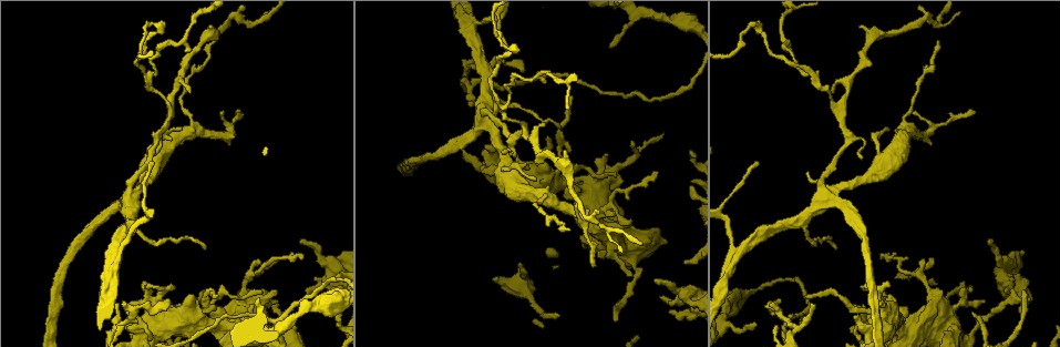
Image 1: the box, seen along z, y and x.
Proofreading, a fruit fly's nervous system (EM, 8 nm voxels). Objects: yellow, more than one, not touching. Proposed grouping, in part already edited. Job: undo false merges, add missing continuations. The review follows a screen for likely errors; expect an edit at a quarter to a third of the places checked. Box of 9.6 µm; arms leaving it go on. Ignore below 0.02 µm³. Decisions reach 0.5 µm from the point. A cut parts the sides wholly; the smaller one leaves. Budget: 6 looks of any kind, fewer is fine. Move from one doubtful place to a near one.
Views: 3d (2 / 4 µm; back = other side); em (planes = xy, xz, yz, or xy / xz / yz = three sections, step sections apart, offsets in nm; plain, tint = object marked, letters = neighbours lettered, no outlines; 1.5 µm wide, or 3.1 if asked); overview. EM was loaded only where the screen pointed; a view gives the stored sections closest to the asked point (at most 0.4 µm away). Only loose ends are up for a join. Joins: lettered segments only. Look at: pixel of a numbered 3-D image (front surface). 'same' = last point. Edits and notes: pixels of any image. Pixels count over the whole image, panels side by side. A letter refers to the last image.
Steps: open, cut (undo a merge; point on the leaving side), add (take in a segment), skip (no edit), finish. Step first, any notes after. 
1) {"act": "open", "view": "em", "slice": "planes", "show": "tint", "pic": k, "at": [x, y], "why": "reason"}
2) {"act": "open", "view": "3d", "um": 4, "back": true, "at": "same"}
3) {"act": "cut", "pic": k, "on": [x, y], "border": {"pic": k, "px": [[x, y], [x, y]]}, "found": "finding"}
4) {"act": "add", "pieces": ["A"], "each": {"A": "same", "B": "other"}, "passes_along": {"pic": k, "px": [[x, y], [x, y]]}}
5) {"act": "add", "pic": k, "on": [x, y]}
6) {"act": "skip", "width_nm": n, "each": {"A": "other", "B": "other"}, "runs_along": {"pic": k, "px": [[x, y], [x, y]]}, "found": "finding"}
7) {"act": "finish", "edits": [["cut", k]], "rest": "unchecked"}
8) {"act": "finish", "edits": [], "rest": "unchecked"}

{"act": "open", "view": "em", "slice": "xz", "step": 8, "show": "letters", "pic": 1, "at": [241, 112], "why": "an open end"}

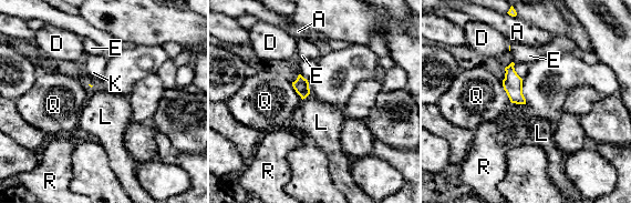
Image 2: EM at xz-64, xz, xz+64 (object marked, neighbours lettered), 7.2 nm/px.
{"act": "skip", "each": {"A": "other", "D": "other", "E": "other", "K": "other", "L": "other", "Q": "other", "R": "other"}, "border": {"pic": 2, "px": [[309, 93], [302, 100]]}, "found": "no lettered segment goes on from it"}

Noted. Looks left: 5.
{"act": "open", "view": "3d", "um": 4, "pic": 1, "at": [204, 248], "why": "tapers out"}

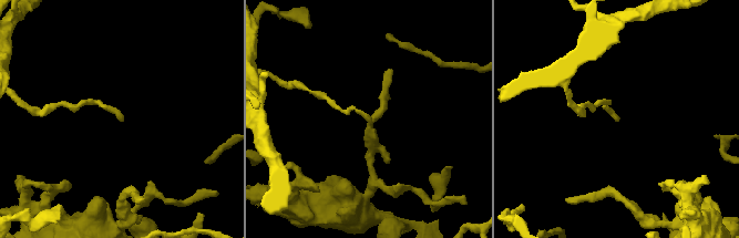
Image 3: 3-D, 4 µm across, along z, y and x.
{"act": "open", "view": "em", "slice": "planes", "show": "letters", "pic": 3, "at": [123, 120]}

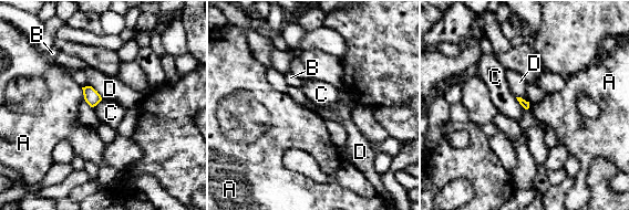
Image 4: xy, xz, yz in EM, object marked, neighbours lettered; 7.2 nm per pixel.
{"act": "skip", "each": {"A": "other", "B": "other", "C": "other", "D": "other"}, "border": {"pic": 4, "px": [[516, 96], [525, 100], [529, 107]]}, "found": "none of them fits"}

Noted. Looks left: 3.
{"act": "open", "view": "em", "slice": "planes", "show": "plain", "pic": 1, "at": [778, 301], "why": "branch stops here"}

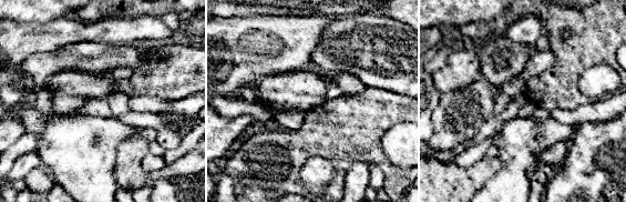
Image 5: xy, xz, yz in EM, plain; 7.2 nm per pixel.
{"act": "open", "view": "em", "slice": "planes", "show": "letters", "at": "same"}

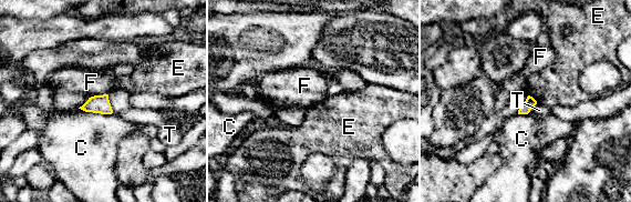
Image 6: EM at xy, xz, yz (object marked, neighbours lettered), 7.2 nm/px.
{"act": "skip", "each": {"C": "other", "E": "other", "F": "other", "T": "other"}, "border": {"pic": 6, "px": [[107, 93], [89, 98]]}, "found": "none of them fits"}

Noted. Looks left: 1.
{"act": "finish", "edits": [], "rest": "unchecked"}

